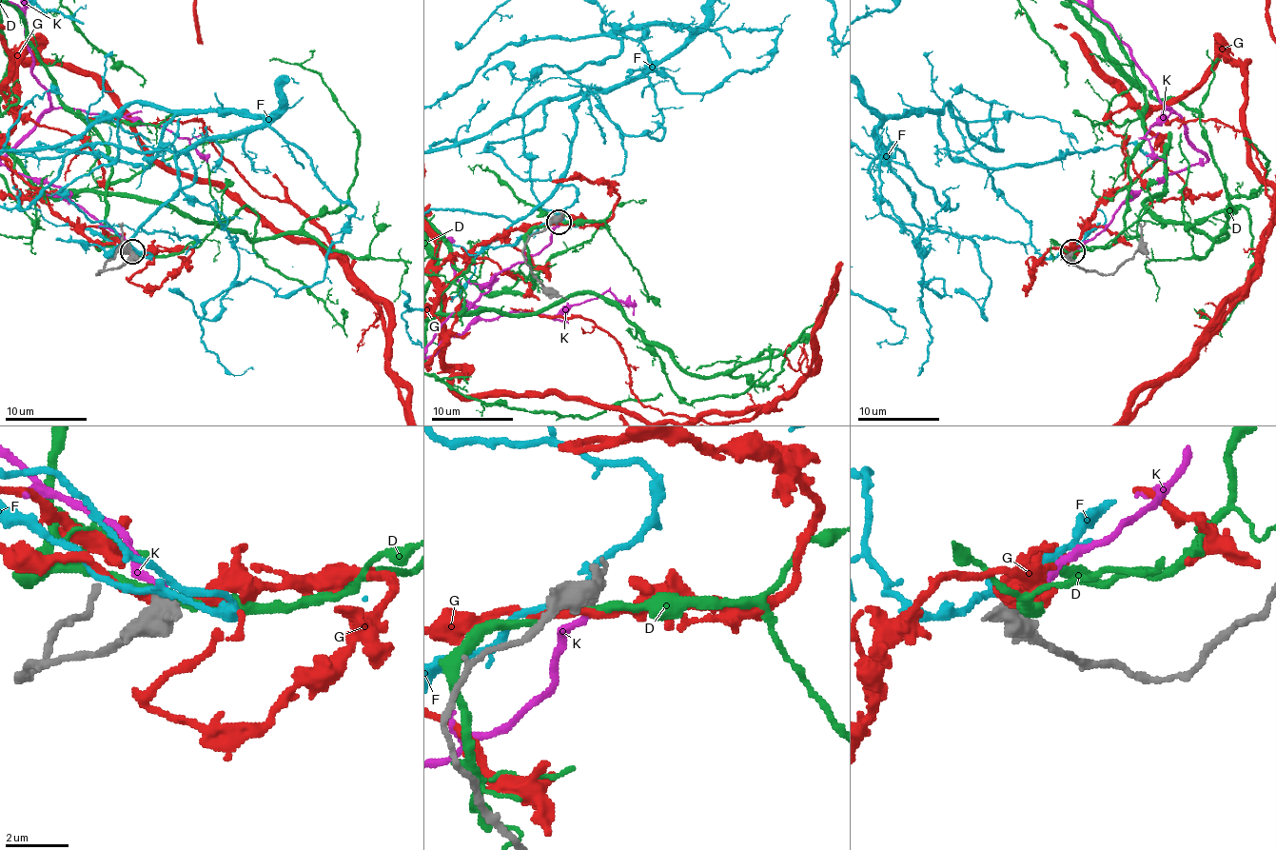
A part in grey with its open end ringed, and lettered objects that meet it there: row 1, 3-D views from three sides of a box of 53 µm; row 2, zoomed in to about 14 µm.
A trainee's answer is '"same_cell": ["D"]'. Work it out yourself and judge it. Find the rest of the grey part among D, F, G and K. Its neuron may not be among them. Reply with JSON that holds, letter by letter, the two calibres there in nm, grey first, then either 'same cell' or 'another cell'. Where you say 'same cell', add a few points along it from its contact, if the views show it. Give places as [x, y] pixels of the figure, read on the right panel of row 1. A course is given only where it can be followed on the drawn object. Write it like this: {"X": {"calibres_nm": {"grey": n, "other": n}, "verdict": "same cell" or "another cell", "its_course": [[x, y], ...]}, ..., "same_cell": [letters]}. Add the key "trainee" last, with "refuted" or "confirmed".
{"D": {"calibres_nm": {"grey": 440, "other": 240}, "verdict": "another cell"}, "F": {"calibres_nm": {"grey": 480, "other": 220}, "verdict": "another cell"}, "G": {"calibres_nm": {"grey": 400, "other": 280}, "verdict": "another cell"}, "K": {"calibres_nm": {"grey": 400, "other": 240}, "verdict": "same cell"}, "same_cell": ["K"], "trainee": "refuted"}

